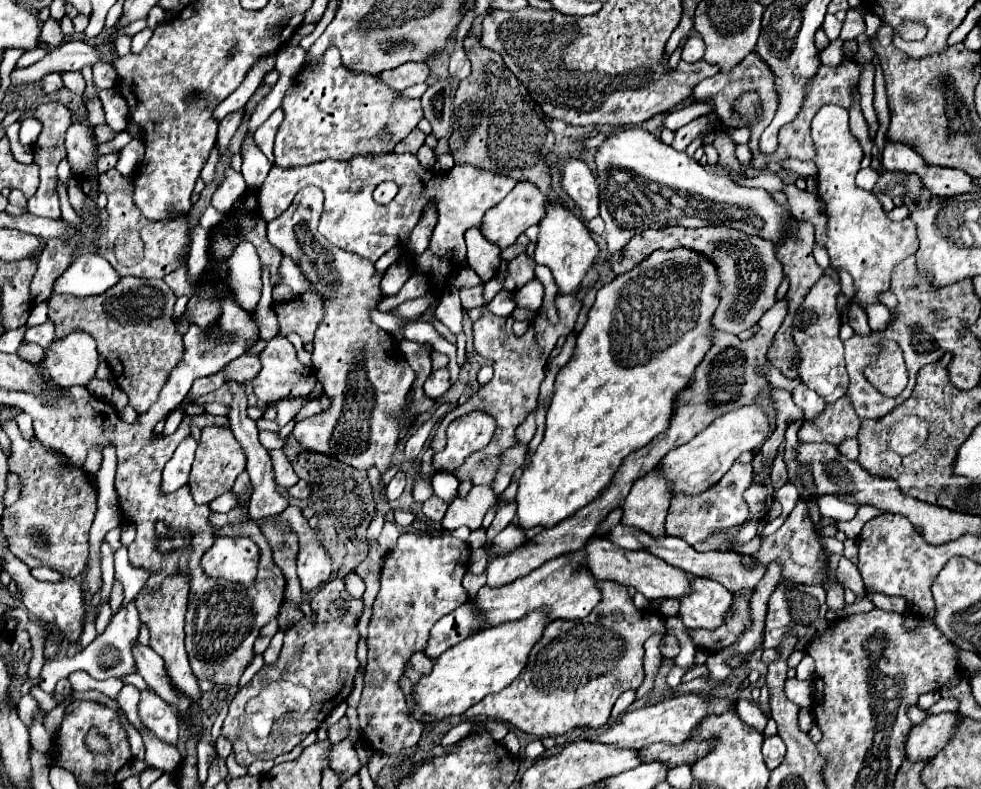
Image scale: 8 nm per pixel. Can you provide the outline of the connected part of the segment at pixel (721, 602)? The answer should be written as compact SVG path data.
M694 577L690 593L680 599L678 617L688 629L716 629L730 609L732 593L714 579Z

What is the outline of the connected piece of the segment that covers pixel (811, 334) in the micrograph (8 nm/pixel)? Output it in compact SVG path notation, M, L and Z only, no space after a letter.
M824 273L804 295L792 325L792 335L800 357L798 377L808 389L816 391L826 403L844 397L848 387L848 373L844 367L844 345L842 339L838 337L842 325L842 315L836 309L838 293L840 293L840 277Z

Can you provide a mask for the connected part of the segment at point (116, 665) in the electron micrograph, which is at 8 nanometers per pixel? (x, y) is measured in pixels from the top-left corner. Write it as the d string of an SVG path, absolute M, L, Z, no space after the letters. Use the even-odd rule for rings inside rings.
M128 603L126 607L120 607L120 611L112 617L110 625L106 627L106 631L102 635L98 635L82 653L78 653L76 657L58 657L56 661L48 661L44 663L42 671L40 671L40 689L42 691L54 691L54 685L58 679L68 677L72 671L86 671L90 673L94 679L108 679L108 677L126 677L130 673L136 673L136 661L132 655L134 645L138 643L138 633L140 633L140 619L138 619L138 609L134 603Z

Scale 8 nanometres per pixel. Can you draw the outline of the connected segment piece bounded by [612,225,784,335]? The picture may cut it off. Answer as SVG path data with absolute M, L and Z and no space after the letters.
M708 225L698 229L686 229L686 227L664 227L664 229L646 229L644 233L636 233L636 239L632 237L622 247L622 259L612 267L614 275L622 275L630 269L634 269L640 261L644 261L652 251L656 249L678 249L686 247L690 251L702 253L706 259L710 259L716 265L718 279L722 283L722 289L716 293L720 303L712 315L712 325L718 331L738 335L746 329L750 329L754 323L760 321L760 317L776 303L774 293L778 285L782 283L782 265L774 255L774 243L766 241L756 235L748 235L738 229L730 229L724 225Z

